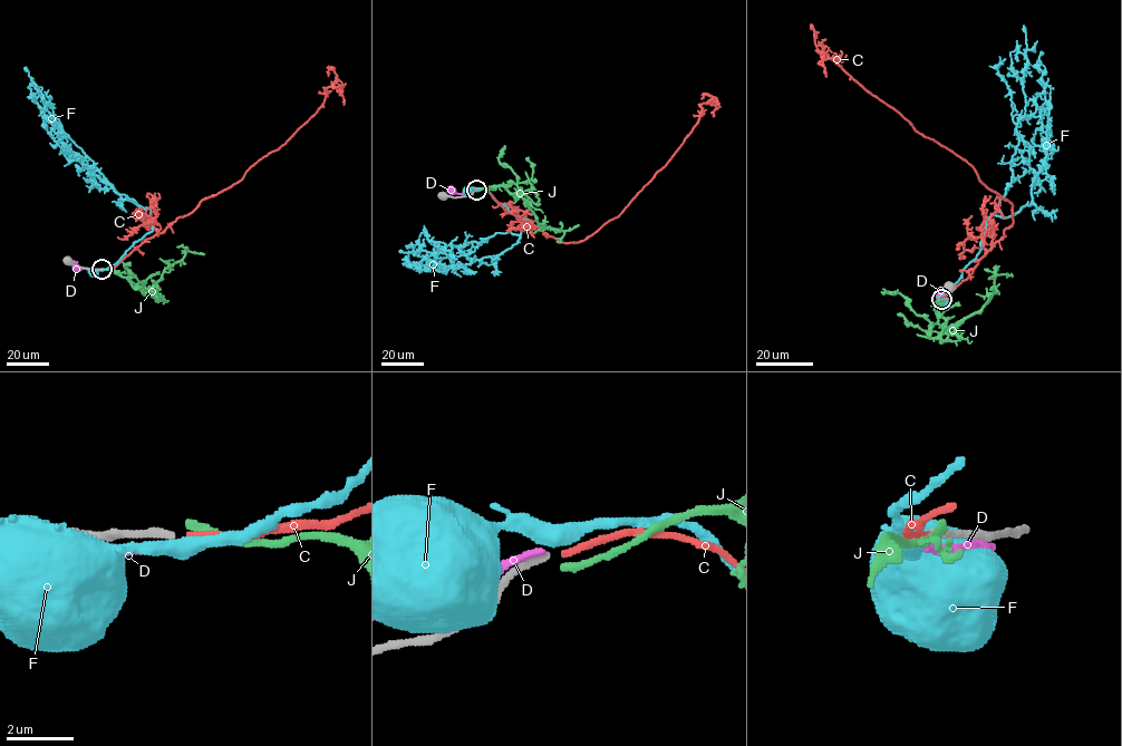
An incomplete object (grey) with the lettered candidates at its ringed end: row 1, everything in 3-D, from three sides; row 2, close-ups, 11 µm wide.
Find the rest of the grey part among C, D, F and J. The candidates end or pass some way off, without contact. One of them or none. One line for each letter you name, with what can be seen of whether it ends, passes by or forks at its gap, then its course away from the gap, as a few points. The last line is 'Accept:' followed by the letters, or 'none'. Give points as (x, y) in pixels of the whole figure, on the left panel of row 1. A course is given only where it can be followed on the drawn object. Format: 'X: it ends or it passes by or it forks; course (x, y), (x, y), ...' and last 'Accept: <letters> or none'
C: it ends; course (102, 269), (112, 269), (281, 146), (321, 106), (326, 89), (341, 85), (332, 68), (328, 76)
Accept: C

